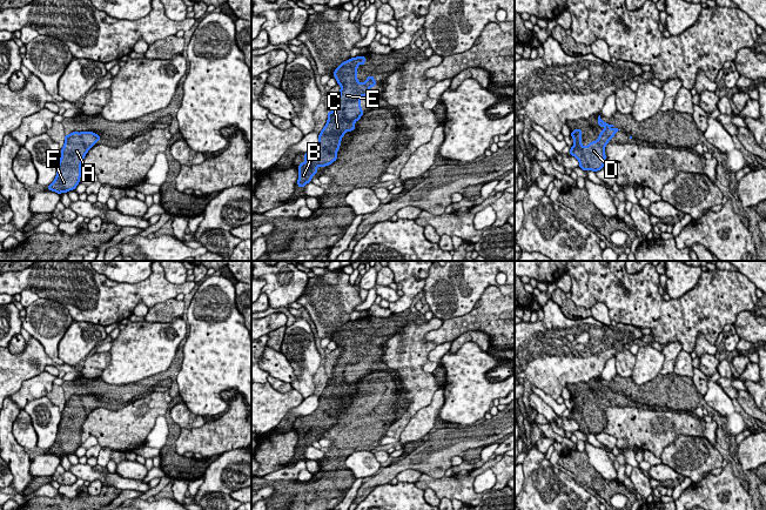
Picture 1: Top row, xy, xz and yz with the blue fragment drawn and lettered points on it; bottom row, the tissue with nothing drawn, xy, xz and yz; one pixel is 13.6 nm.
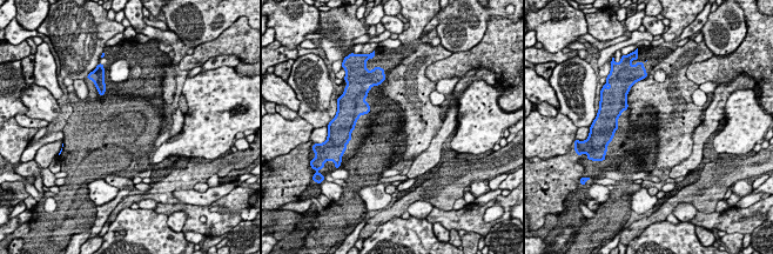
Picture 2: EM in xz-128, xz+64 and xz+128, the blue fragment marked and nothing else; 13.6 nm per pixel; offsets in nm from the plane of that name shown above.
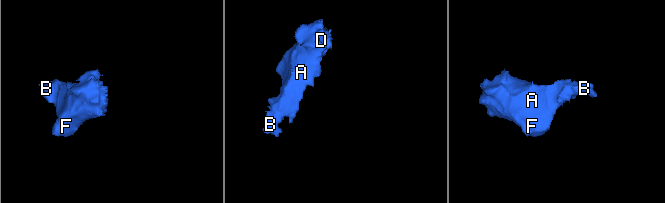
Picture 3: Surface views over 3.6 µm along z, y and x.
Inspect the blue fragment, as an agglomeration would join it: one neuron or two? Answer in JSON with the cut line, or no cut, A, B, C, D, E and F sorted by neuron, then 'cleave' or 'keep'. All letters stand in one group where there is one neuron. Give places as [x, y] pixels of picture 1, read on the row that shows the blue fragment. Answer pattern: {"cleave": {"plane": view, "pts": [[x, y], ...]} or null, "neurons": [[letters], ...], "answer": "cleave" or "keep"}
{"cleave": null, "neurons": [["A", "B", "C", "D", "E", "F"]], "answer": "keep"}

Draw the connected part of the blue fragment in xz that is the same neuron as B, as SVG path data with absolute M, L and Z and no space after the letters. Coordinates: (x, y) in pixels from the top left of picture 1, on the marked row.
M365 55L350 58L335 71L334 78L341 86L337 102L328 112L328 121L318 134L318 145L304 154L304 163L298 165L297 187L304 187L317 174L318 167L327 167L337 160L342 137L345 132L355 130L355 122L364 113L361 107L361 96L368 96L370 88L376 86L374 75L367 76L365 82L357 79L357 67L365 65Z

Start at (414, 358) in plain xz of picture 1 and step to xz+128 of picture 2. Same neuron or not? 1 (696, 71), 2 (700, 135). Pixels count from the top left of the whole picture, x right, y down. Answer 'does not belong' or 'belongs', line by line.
1: does not belong
2: does not belong

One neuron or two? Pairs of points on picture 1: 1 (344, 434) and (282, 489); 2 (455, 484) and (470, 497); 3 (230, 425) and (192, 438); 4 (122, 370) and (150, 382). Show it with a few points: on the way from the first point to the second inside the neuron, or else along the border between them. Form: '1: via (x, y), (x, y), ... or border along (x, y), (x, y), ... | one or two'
1: via (338, 455), (334, 465), (310, 489), (303, 489) | one
2: via (458, 487), (467, 494) | one
3: via (221, 435), (213, 438), (201, 438) | one
4: border along (155, 374), (121, 386) | two

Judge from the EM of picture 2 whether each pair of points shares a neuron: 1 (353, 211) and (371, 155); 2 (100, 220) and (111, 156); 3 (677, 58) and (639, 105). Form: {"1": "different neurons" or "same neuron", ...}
{"1": "same neuron", "2": "different neurons", "3": "same neuron"}

